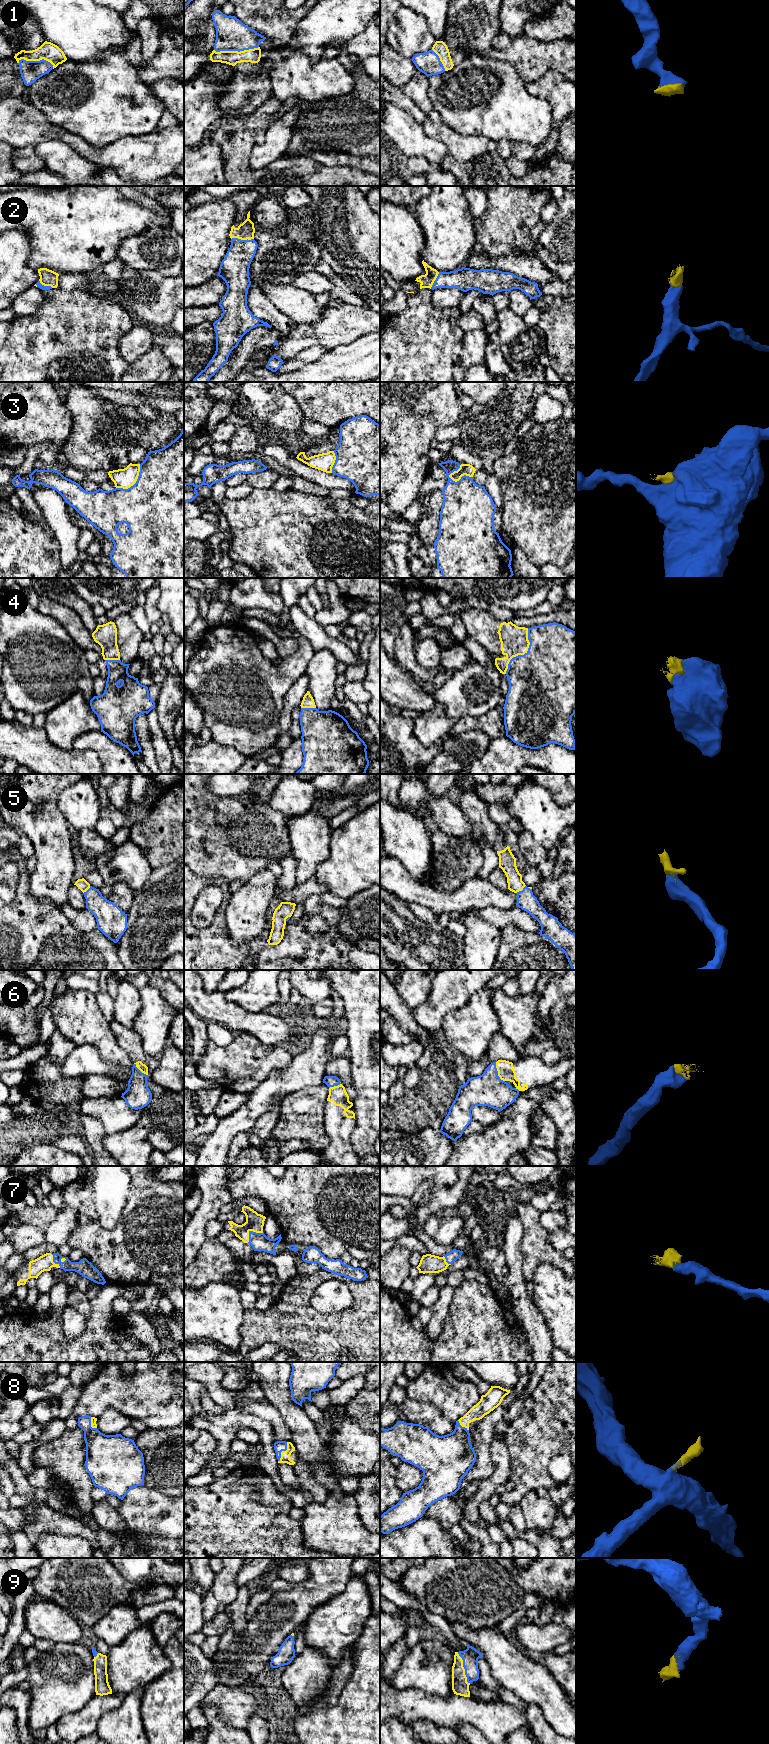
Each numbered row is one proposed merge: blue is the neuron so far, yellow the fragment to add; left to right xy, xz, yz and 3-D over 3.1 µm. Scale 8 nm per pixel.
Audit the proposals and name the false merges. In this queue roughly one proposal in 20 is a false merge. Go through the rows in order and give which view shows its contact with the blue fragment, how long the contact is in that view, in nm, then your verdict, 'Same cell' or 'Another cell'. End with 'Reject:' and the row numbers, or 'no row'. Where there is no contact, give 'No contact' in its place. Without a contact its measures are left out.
1: Touches blue in xz. Shared border 360 nm. Same cell
2: Touches blue in xz. Shared border 180 nm. Same cell
3: Touches blue in xy. Shared border 280 nm. Another cell
4: Touches blue in yz. Shared border 400 nm. Same cell
5: Touches blue in yz. Shared border 100 nm. Same cell
6: Touches blue in yz. Shared border 180 nm. Same cell
7: Touches blue in xz. Shared border 150 nm. Same cell
8: Touches blue in xz. Shared border 180 nm. Same cell
9: Touches blue in yz. Shared border 280 nm. Same cell
Reject: 3

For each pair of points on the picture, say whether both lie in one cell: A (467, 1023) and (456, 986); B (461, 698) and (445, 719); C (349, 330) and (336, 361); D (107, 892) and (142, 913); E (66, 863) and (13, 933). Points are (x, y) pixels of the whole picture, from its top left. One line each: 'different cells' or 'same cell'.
A: different cells
B: same cell
C: different cells
D: different cells
E: different cells

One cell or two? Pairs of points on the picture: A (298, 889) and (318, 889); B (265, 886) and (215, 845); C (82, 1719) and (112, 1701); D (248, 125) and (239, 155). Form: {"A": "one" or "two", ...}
{"A": "one", "B": "two", "C": "one", "D": "one"}

